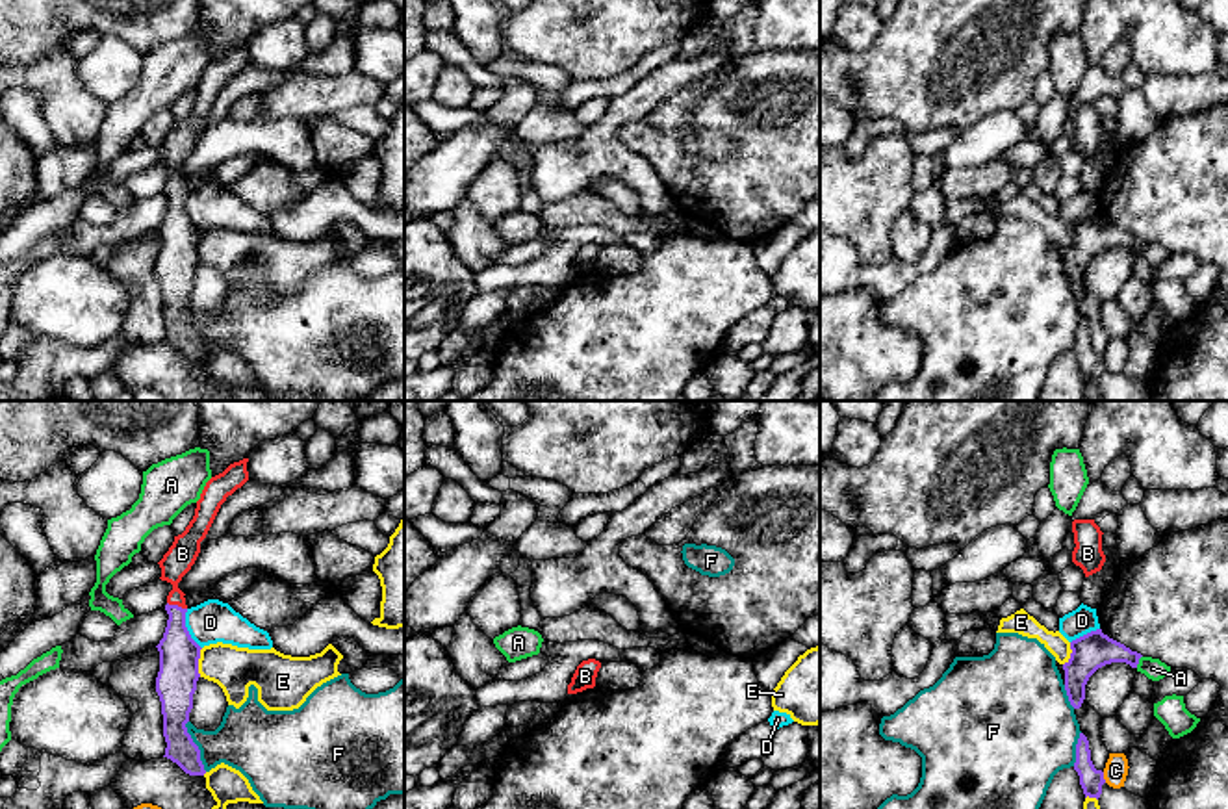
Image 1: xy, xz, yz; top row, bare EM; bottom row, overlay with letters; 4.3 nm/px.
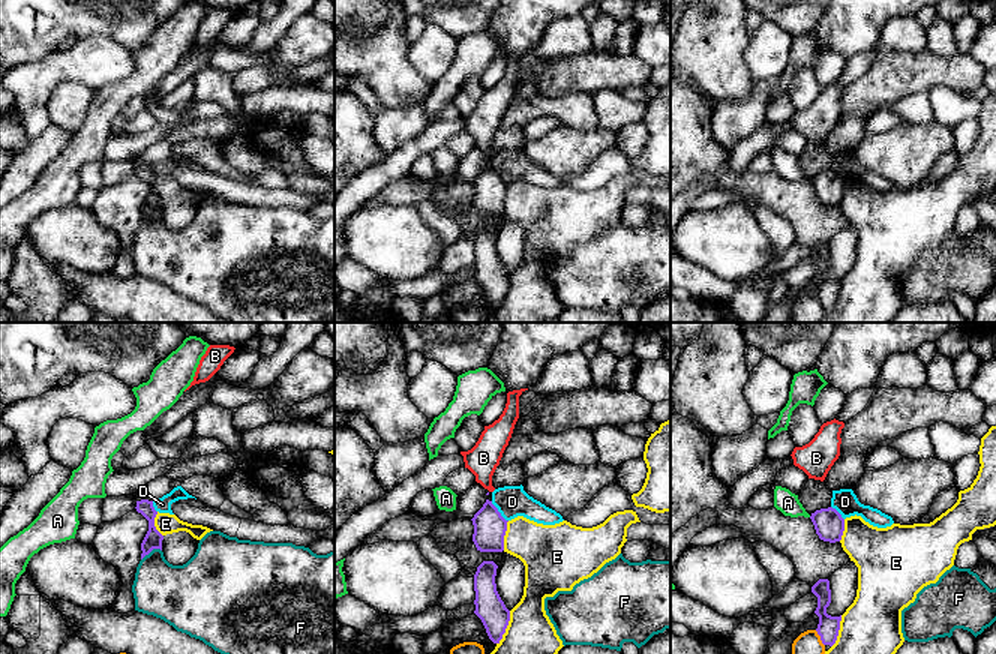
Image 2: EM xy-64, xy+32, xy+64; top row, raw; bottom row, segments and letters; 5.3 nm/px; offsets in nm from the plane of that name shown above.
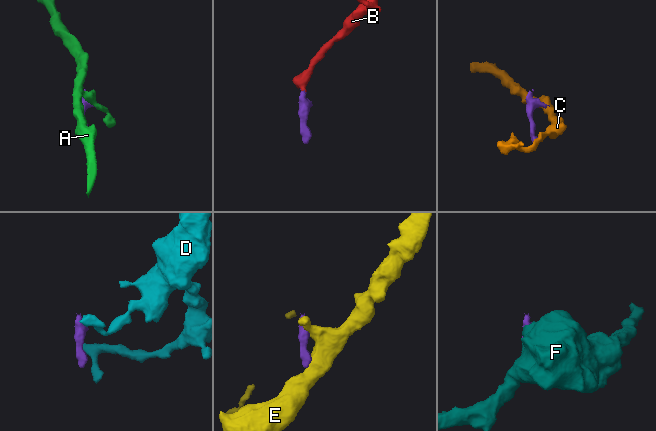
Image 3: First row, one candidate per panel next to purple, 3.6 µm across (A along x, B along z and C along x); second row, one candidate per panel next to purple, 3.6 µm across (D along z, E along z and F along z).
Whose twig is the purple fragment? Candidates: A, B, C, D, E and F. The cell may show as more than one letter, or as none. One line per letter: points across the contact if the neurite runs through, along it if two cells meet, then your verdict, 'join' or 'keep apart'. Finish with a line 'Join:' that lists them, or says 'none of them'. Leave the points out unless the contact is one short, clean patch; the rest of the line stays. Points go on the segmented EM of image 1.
A: border yz (1141, 655), (1136, 667); keep apart
B: way xy (179, 654), (177, 605), (175, 565), (182, 553); join
C: border yz (1102, 772), (1106, 782); keep apart
D: border xy (186, 609), (186, 629), (201, 648); keep apart
E: keep apart
F: keep apart
Join: B

